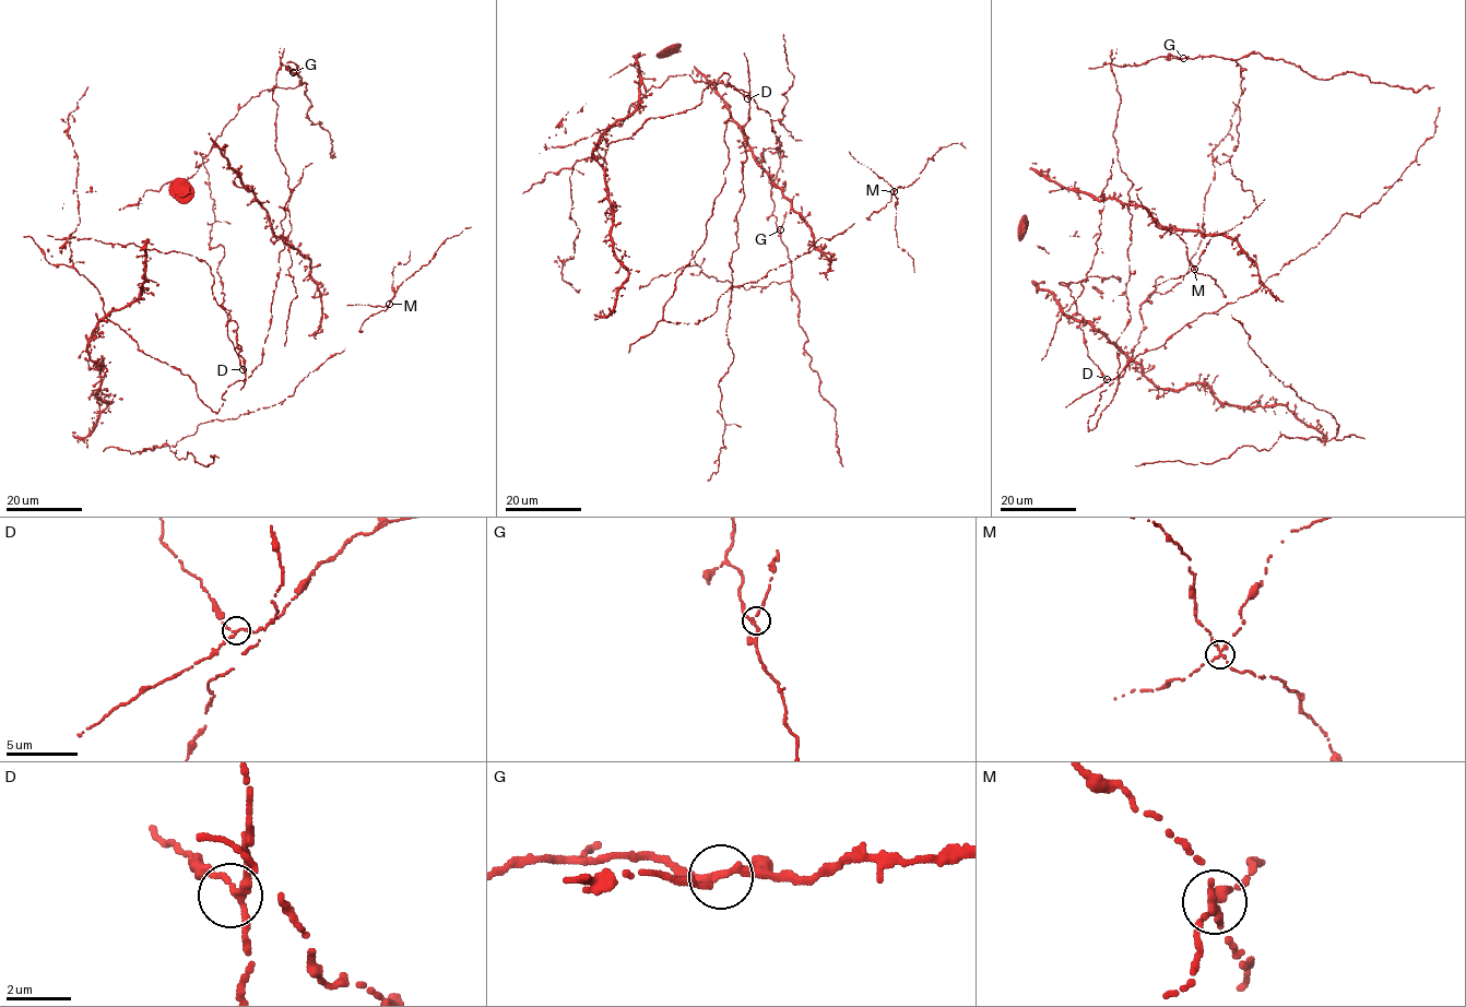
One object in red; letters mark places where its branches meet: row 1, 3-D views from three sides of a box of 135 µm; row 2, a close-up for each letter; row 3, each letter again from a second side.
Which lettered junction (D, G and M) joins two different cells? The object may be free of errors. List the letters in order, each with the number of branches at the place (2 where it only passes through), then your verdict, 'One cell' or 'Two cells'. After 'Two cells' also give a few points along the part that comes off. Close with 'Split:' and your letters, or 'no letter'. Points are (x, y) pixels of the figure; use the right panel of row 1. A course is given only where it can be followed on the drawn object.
D: Branches: 3. One cell
G: Branches: 3. One cell
M: Branches: 3. Two cells. Course of the part to remove: (1193, 269), (1213, 236), (1240, 223), (1264, 200)
Split: M

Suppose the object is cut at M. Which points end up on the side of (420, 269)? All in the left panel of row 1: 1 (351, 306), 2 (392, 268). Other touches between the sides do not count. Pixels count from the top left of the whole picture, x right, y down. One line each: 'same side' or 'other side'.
1: other side
2: other side

